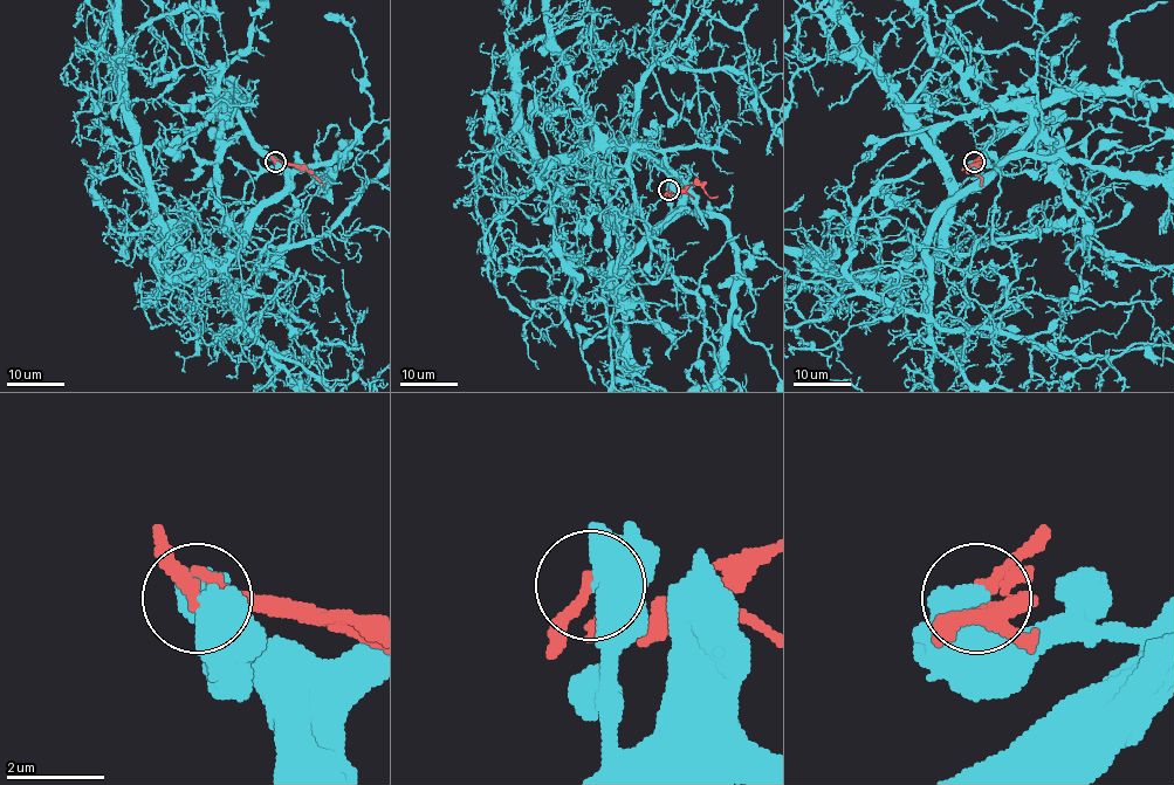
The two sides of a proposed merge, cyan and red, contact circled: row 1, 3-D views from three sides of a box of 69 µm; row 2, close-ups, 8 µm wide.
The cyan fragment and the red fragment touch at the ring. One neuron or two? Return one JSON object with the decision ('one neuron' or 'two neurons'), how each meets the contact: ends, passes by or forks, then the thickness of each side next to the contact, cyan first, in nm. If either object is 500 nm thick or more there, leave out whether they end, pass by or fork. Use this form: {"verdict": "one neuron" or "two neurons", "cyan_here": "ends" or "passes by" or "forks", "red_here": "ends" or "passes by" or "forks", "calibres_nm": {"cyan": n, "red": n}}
{"verdict": "two neurons", "calibres_nm": {"cyan": 700, "red": 190}}

